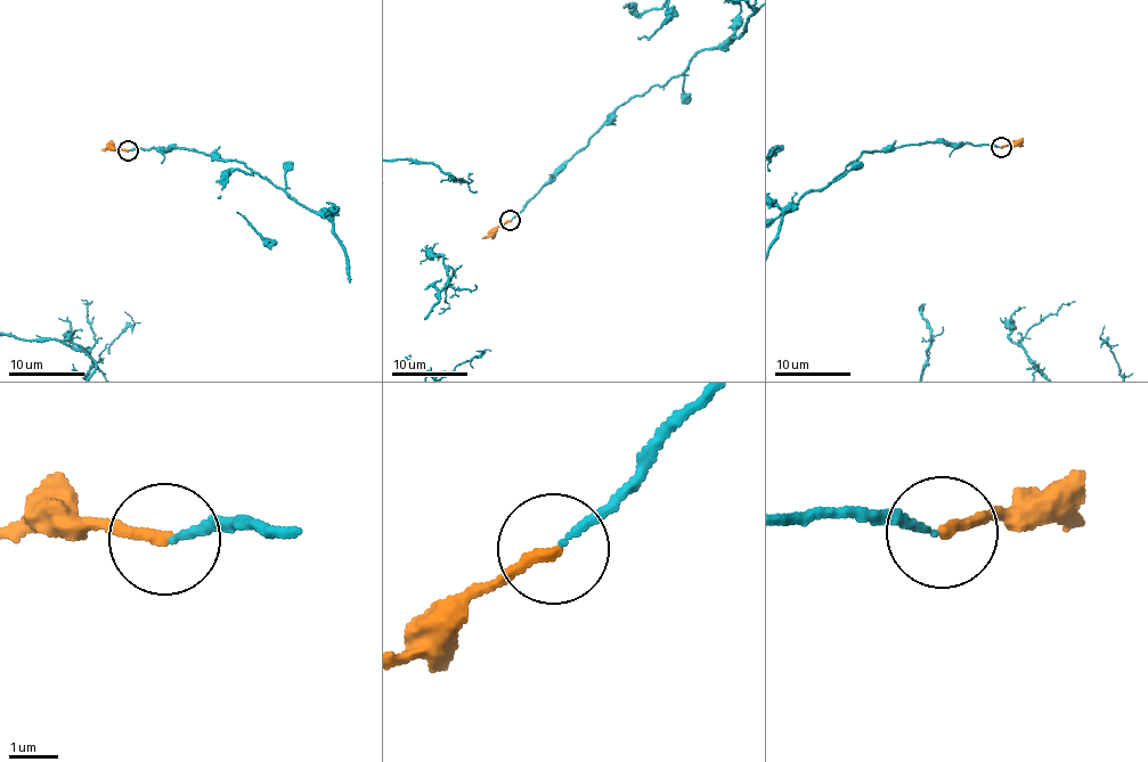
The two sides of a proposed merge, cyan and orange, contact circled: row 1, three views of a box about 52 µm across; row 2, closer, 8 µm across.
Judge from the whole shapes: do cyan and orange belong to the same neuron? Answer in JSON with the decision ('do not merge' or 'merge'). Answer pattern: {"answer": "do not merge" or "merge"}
{"answer": "merge"}

